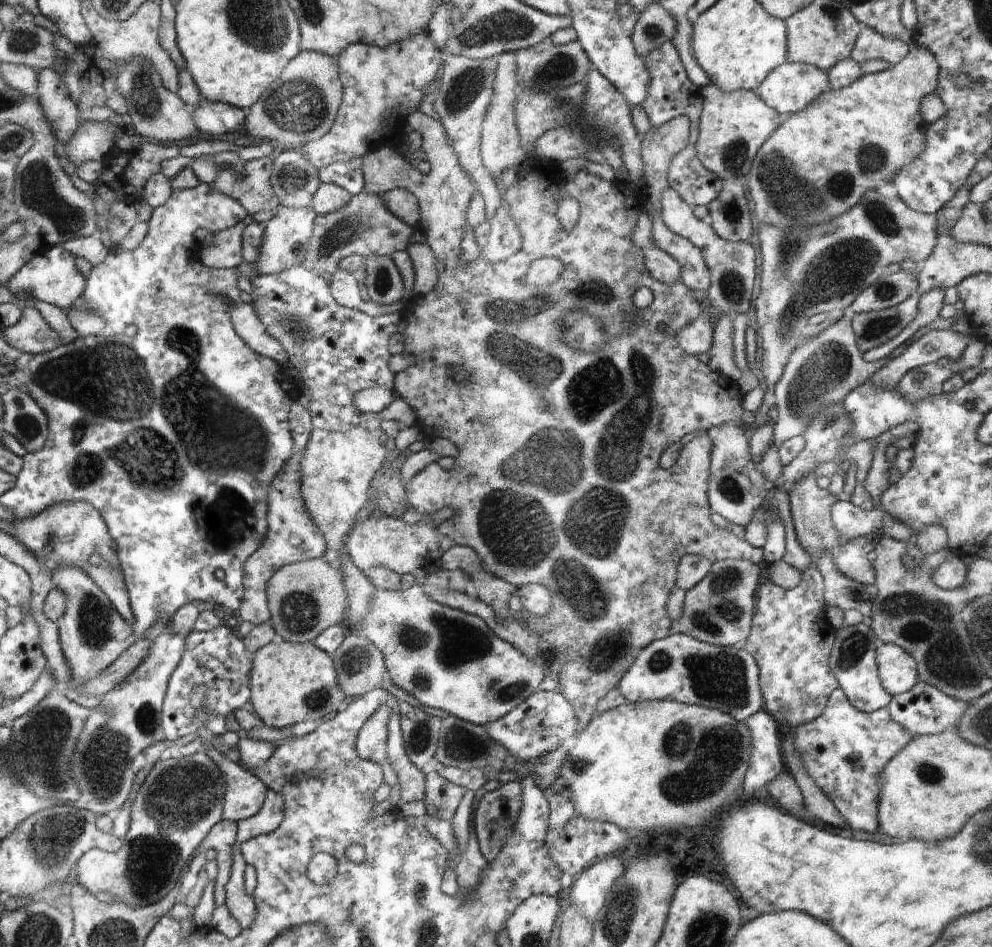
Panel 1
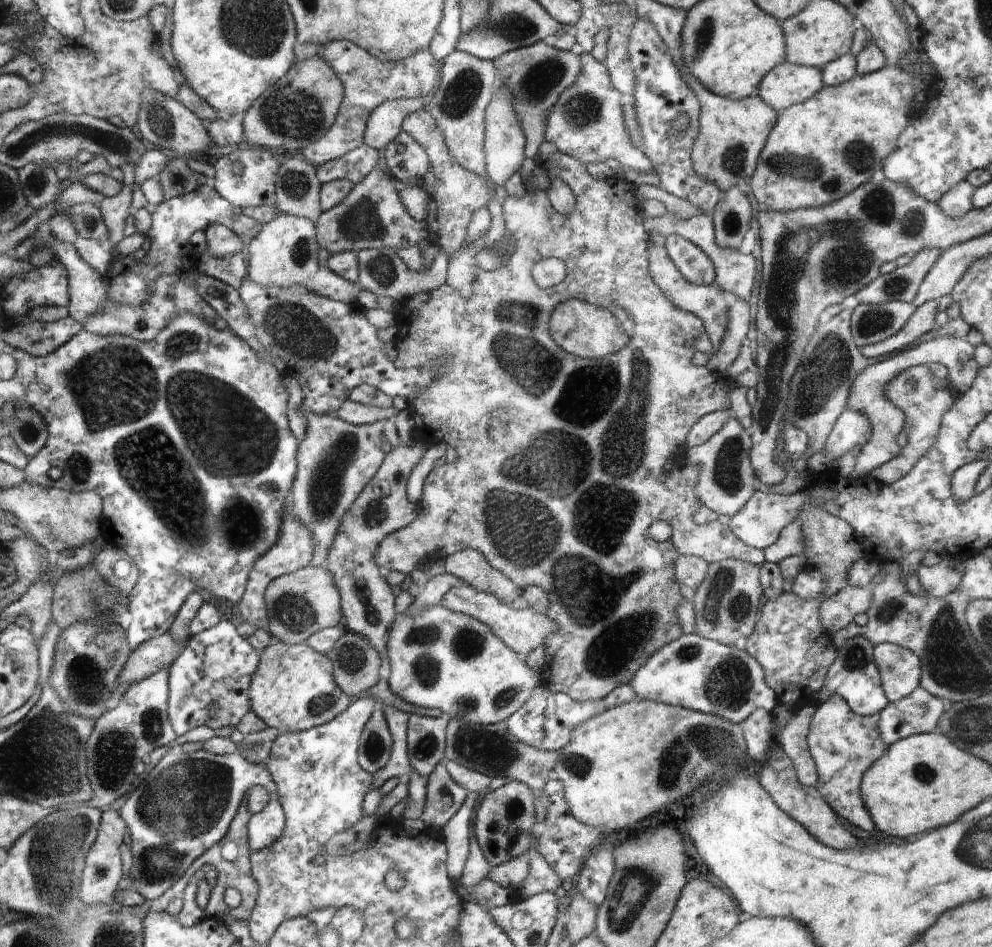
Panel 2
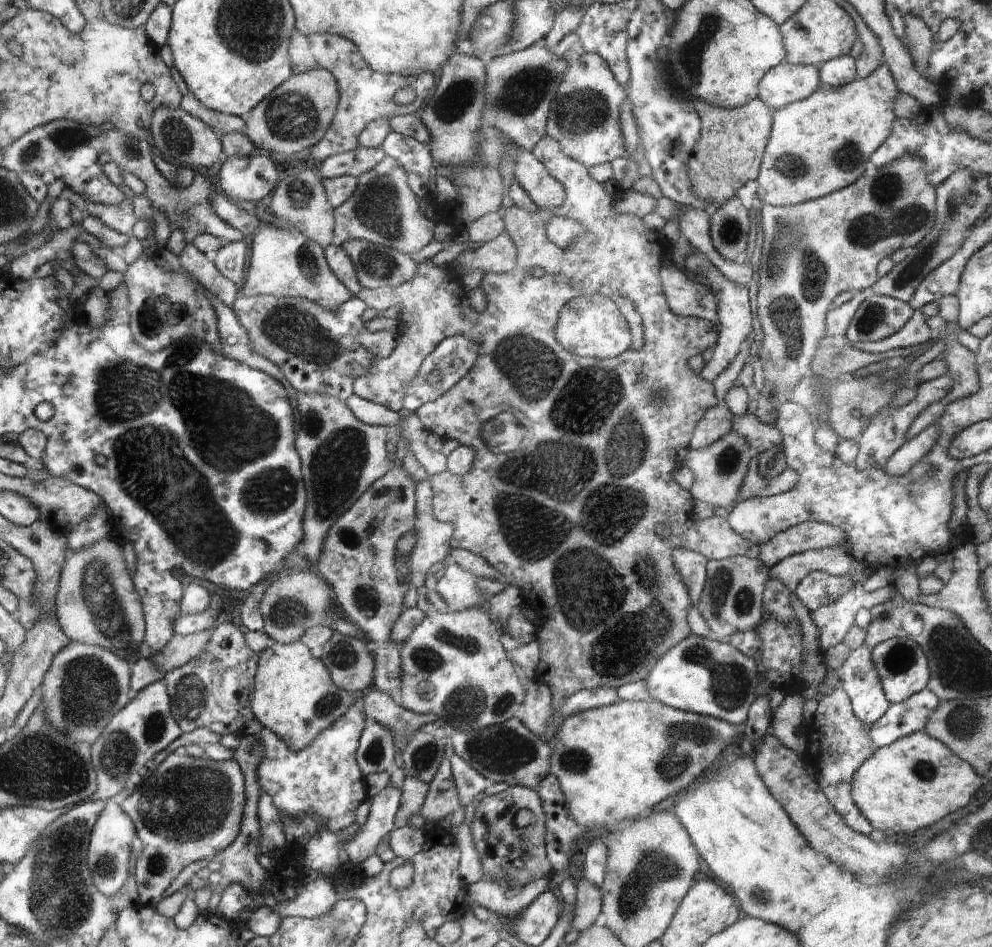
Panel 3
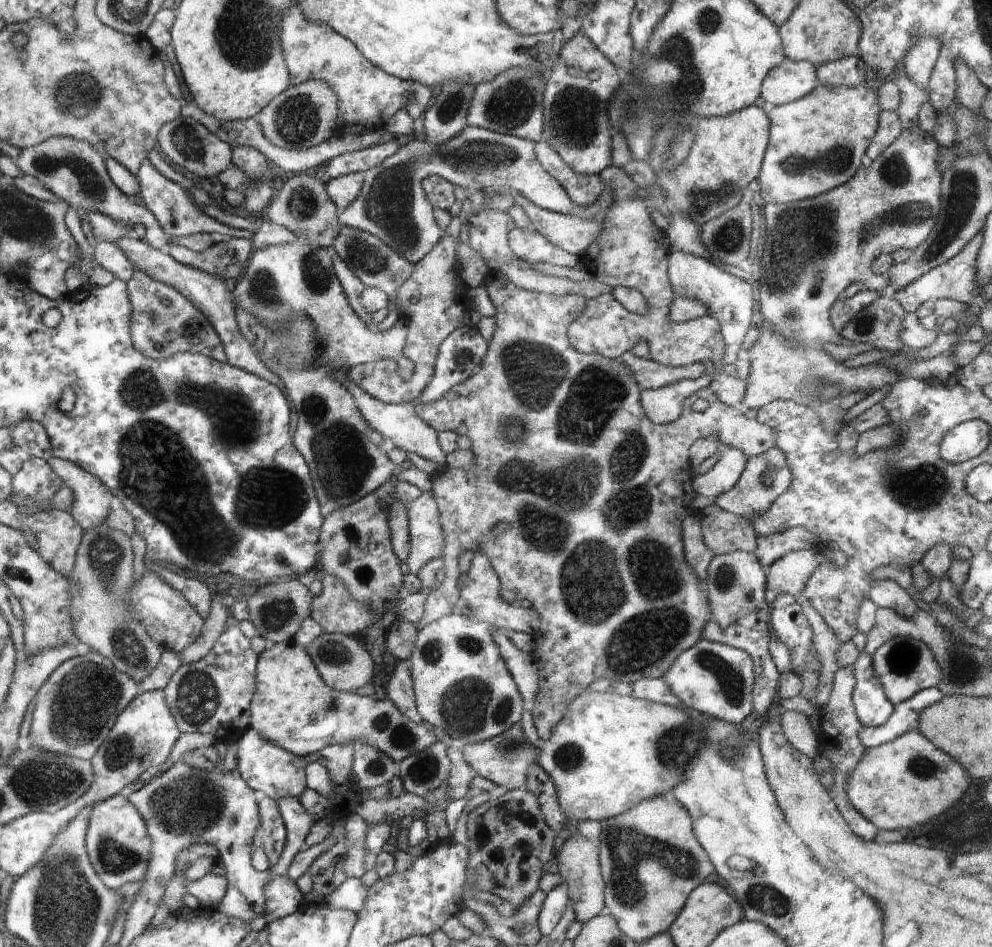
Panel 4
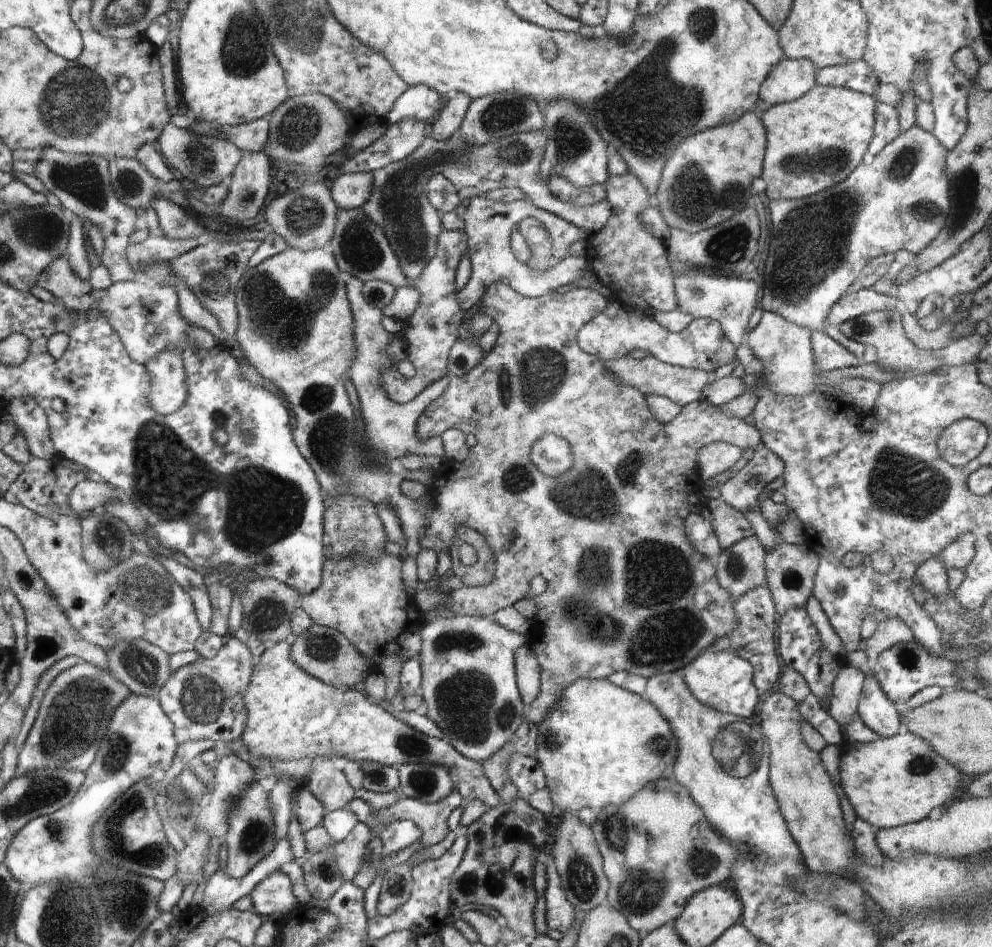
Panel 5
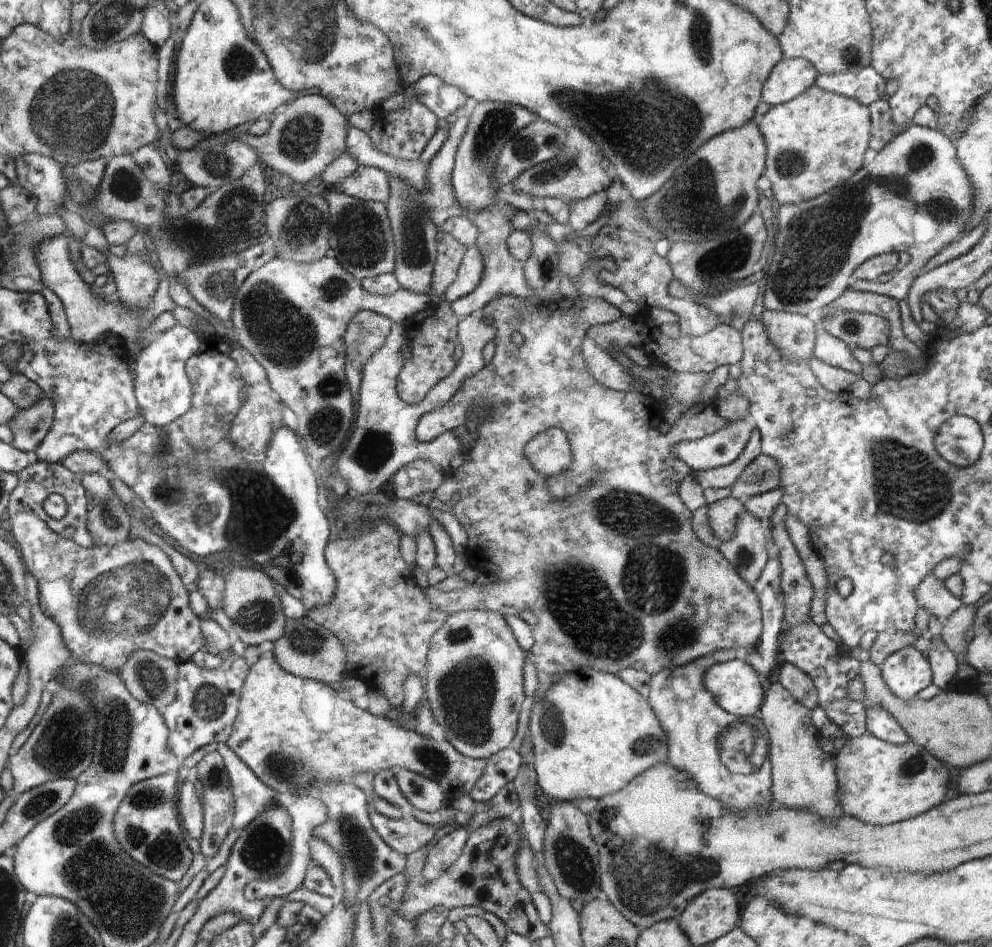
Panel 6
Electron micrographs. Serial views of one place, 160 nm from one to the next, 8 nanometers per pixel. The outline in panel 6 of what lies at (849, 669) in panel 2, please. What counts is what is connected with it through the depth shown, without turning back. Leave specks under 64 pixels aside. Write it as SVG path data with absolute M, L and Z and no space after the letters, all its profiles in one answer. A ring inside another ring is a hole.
M865 707L865 717L867 732L876 738L895 745L903 745L910 740L907 732L882 707Z

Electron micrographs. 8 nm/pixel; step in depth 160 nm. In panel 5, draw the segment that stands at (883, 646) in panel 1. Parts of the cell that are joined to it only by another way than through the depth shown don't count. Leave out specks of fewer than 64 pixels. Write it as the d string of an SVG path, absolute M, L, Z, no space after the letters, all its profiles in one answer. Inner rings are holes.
M912 641L894 644L888 650L884 650L871 664L872 672L886 697L892 703L906 703L914 697L922 688L938 686L942 690L955 689L958 685L958 664L948 661L943 656L930 654L922 644Z

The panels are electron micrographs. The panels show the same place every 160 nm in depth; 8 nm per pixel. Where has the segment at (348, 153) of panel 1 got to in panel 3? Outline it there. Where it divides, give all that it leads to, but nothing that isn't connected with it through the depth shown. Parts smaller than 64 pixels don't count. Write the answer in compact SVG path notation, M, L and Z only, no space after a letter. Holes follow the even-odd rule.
M295 28L290 37L289 57L292 59L294 75L306 73L312 69L326 69L337 79L337 85L342 86L342 106L337 106L338 118L333 118L333 122L329 126L330 134L325 134L325 137L317 145L305 153L306 160L316 165L324 162L333 154L356 149L360 144L361 133L367 128L370 120L413 115L418 108L424 106L426 98L432 98L434 89L436 89L438 75L432 73L407 77L396 73L375 71L365 61L365 57L355 43L335 34L305 35ZM404 86L412 86L416 90L416 98L409 105L399 106L394 102L394 94Z

